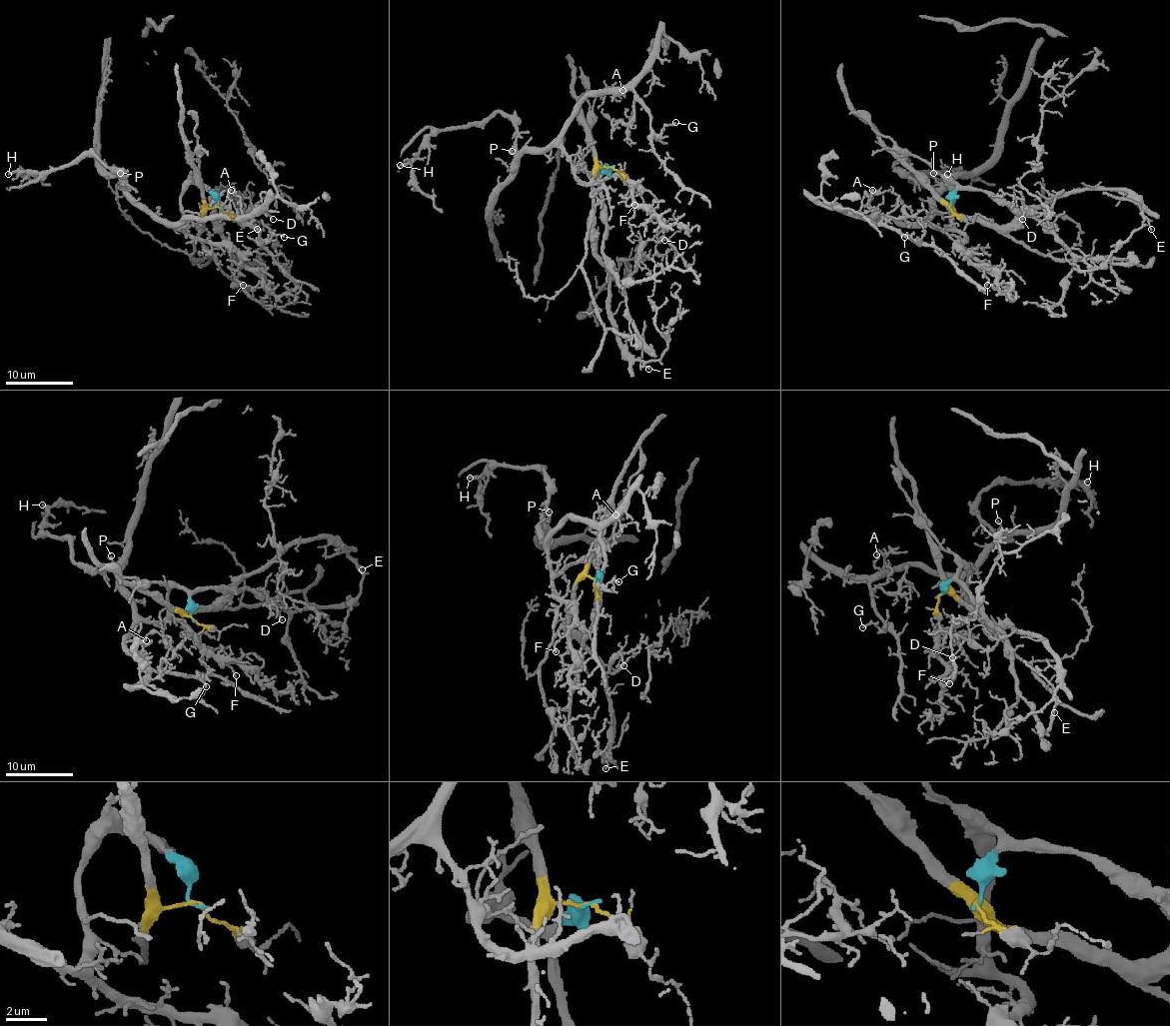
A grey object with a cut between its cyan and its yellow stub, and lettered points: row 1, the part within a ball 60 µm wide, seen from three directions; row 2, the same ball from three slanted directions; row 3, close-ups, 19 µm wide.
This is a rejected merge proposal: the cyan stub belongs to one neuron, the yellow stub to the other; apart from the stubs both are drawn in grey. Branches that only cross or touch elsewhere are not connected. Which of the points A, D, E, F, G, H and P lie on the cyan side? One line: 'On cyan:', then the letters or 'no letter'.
On cyan: A, F, G, H, P

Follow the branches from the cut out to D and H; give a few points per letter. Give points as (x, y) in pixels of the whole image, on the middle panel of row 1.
D: (609, 167), (592, 176), (592, 250), (613, 278), (624, 280), (631, 273), (646, 241), (663, 240)
H: (609, 167), (573, 171), (558, 147), (519, 154), (516, 125), (496, 112), (481, 124), (435, 130), (400, 166)

